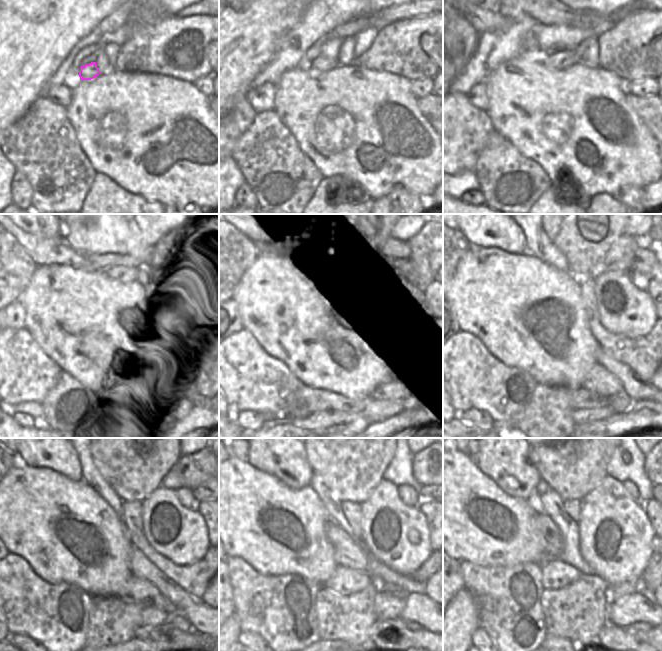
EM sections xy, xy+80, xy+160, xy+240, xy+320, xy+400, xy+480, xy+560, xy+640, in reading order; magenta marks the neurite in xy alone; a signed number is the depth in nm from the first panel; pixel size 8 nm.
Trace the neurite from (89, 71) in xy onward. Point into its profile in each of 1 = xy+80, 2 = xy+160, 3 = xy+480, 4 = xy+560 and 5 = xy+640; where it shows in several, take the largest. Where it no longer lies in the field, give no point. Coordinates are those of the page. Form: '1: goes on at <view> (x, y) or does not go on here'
1: goes on at xy+80 (321, 63)
2: goes on at xy+160 (557, 59)
3: goes on at xy+480 (194, 469)
4: goes on at xy+560 (422, 463)
5: goes on at xy+640 (646, 458)

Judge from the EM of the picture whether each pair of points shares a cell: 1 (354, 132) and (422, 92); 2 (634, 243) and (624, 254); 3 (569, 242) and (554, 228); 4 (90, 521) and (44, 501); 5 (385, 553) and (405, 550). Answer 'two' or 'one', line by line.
1: two
2: one
3: one
4: one
5: one

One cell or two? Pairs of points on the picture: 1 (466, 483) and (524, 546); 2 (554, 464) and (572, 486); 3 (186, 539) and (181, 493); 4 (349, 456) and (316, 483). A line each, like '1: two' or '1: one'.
1: one
2: one
3: two
4: two

